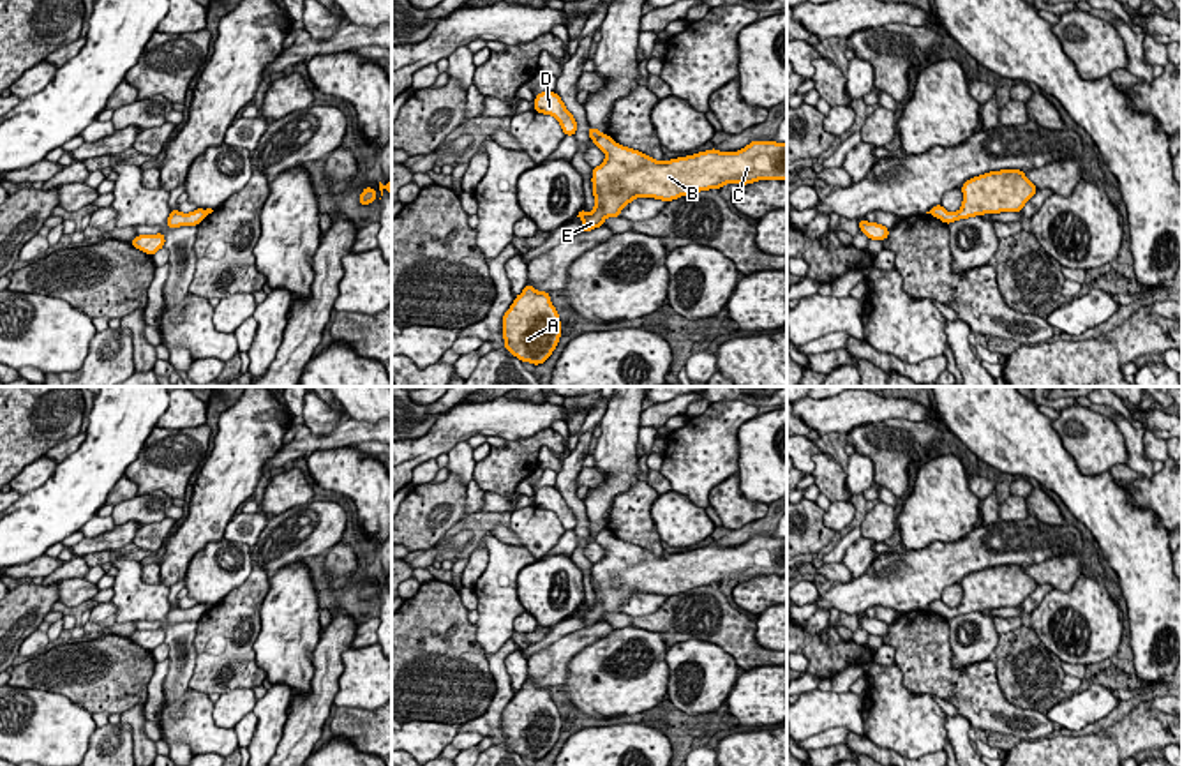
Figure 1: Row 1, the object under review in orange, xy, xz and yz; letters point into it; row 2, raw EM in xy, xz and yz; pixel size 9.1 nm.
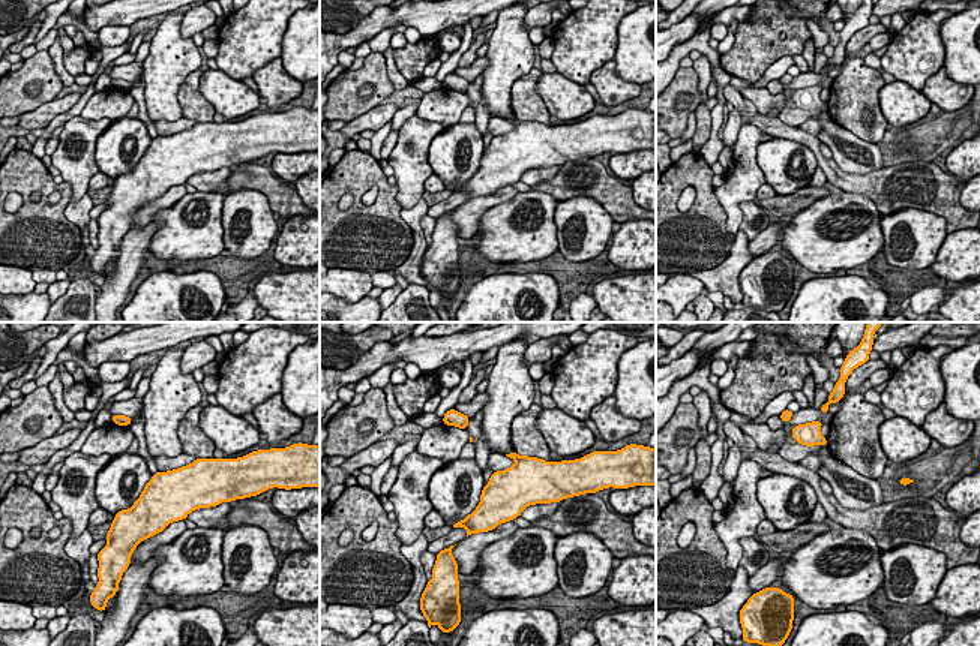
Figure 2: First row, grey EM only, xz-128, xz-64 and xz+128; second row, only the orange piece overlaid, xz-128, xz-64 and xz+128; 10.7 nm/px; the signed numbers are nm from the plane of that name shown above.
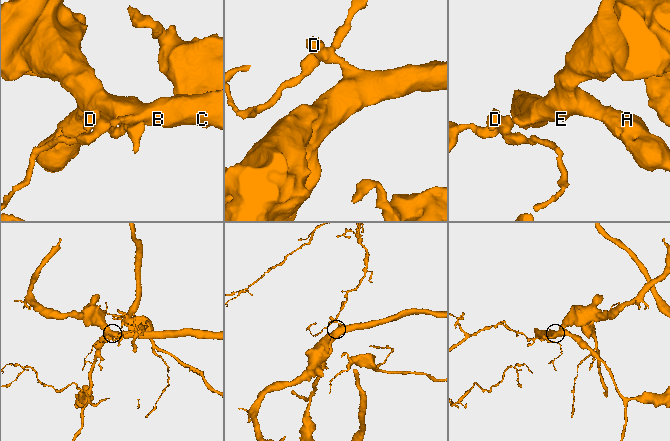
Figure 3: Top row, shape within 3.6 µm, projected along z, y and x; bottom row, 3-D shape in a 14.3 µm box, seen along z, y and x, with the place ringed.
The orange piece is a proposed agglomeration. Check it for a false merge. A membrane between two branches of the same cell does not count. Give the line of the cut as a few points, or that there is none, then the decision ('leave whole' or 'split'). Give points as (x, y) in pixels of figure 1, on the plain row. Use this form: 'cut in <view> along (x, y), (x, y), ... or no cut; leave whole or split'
cut in xz along (602, 530), (593, 535); split

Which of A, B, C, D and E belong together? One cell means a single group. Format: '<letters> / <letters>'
A B C E / D

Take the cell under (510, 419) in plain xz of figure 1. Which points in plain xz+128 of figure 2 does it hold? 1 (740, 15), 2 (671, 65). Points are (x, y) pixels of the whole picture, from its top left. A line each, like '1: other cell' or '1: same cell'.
1: same cell
2: other cell

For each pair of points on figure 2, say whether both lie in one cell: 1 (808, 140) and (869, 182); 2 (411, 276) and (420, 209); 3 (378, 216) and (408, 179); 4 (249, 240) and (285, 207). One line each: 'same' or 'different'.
1: same
2: same
3: different
4: different

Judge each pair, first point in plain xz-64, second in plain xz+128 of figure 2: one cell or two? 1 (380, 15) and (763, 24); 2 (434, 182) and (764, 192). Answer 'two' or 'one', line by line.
1: two
2: one

